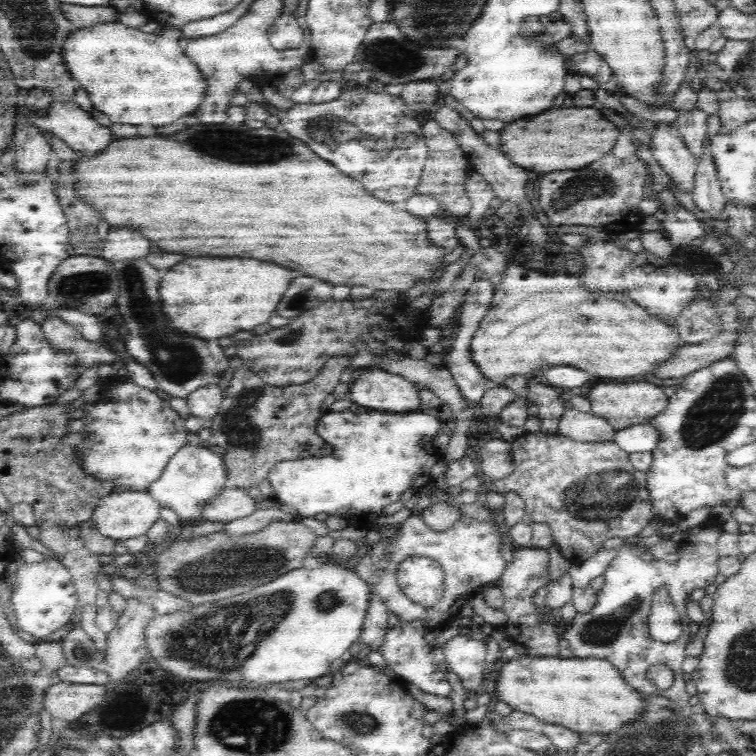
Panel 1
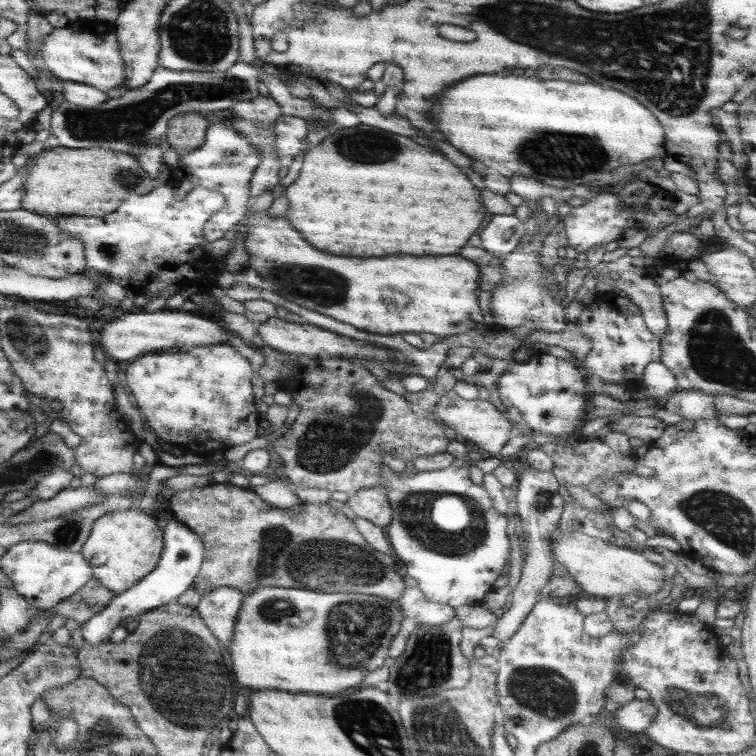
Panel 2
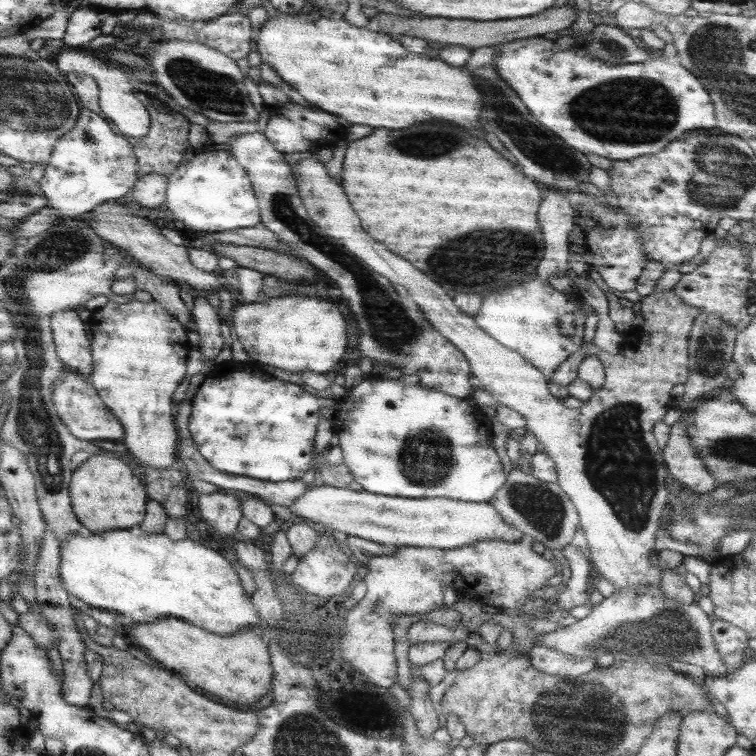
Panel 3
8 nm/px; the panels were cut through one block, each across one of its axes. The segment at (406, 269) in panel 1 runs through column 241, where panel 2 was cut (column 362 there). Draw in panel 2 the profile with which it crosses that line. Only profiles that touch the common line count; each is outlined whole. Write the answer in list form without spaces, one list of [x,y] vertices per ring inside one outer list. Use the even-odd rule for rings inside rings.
[[[357,124],[355,128],[349,130],[335,130],[333,134],[325,136],[323,142],[319,142],[319,146],[310,148],[303,155],[303,166],[299,170],[299,176],[287,186],[284,190],[289,202],[287,212],[283,214],[287,218],[287,222],[291,222],[291,226],[295,226],[295,230],[299,230],[299,234],[303,234],[303,238],[315,246],[317,250],[327,250],[329,254],[351,254],[351,256],[387,256],[387,254],[411,254],[411,256],[449,256],[449,254],[457,254],[457,250],[467,242],[467,238],[471,234],[475,234],[481,228],[481,222],[485,218],[485,207],[479,200],[479,192],[477,188],[467,180],[467,176],[453,166],[451,162],[447,162],[447,158],[443,158],[439,152],[433,150],[429,146],[419,146],[417,142],[411,142],[409,138],[401,138],[397,134],[389,134],[384,130],[375,130],[375,128]]]

